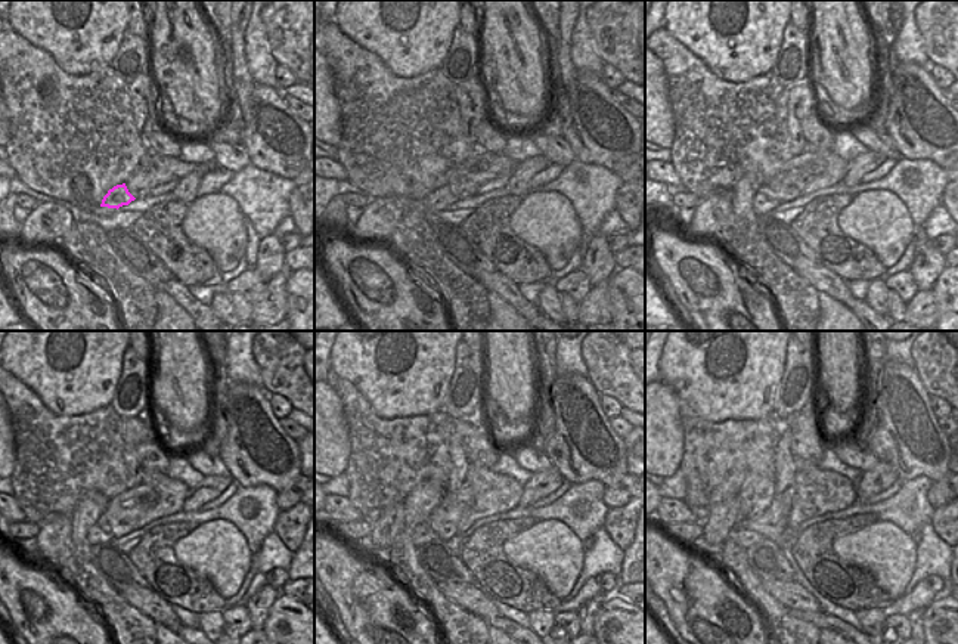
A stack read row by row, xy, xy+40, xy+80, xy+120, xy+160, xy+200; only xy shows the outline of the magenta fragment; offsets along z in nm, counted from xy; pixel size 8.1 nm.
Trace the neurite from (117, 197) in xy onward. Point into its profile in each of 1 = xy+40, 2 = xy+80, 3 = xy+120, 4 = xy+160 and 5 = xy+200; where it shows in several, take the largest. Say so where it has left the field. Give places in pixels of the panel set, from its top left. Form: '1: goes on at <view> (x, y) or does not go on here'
1: goes on at xy+40 (439, 200)
2: goes on at xy+80 (765, 201)
3: goes on at xy+120 (96, 535)
4: goes on at xy+160 (422, 533)
5: goes on at xy+200 (744, 538)

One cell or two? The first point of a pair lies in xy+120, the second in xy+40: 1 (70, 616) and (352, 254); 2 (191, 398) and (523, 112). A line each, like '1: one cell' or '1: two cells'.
1: one cell
2: one cell

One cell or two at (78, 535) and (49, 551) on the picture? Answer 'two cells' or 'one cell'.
two cells

